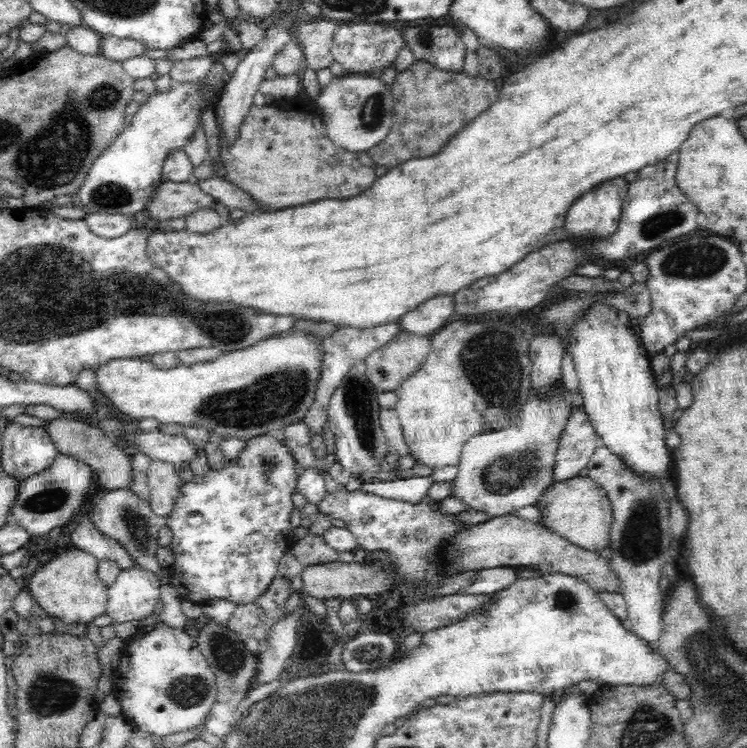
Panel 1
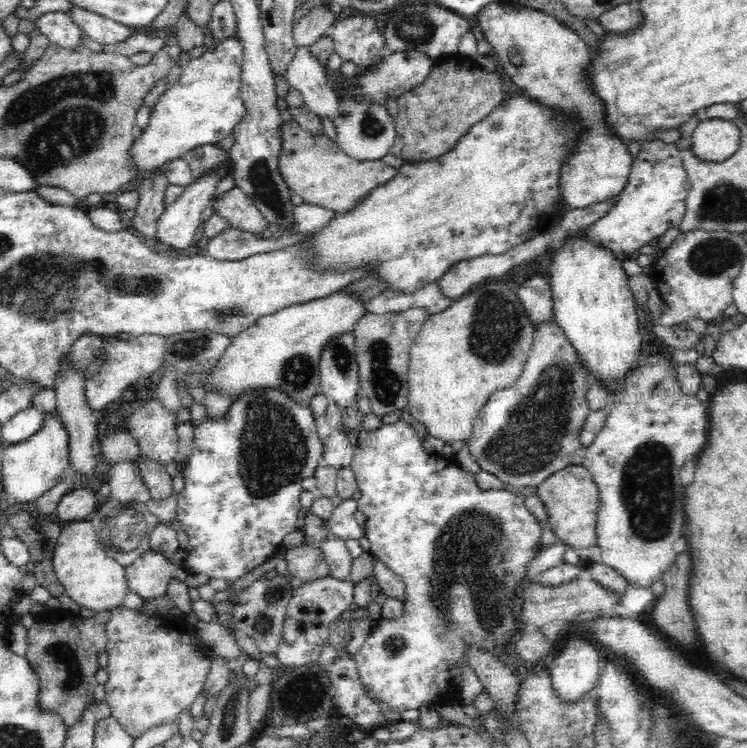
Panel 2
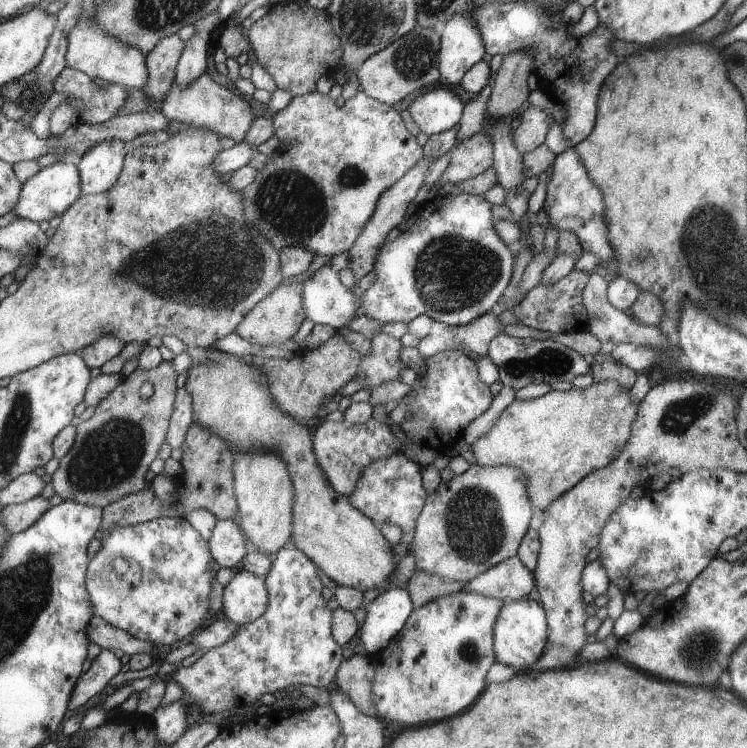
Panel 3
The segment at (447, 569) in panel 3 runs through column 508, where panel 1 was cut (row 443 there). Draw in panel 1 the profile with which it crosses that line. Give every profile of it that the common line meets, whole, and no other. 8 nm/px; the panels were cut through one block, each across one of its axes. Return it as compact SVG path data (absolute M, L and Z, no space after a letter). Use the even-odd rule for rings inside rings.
M555 382L555 387L543 393L532 391L520 406L517 415L506 427L483 429L471 435L463 446L458 471L452 483L449 496L462 500L470 510L486 512L491 518L512 514L524 506L536 505L545 490L551 486L555 454L564 425L572 413L572 407L566 402L566 389Z

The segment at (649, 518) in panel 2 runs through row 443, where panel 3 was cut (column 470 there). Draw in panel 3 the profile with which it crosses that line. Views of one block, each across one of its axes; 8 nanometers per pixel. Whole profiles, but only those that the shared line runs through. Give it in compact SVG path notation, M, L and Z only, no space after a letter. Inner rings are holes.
M460 590L446 596L440 596L420 608L414 608L400 634L398 642L390 642L384 650L373 656L375 677L372 696L376 708L375 716L386 724L400 724L400 728L420 728L430 722L440 722L460 714L470 702L484 690L486 672L494 664L496 652L494 624L501 610L506 606L502 598L486 594L476 594L472 590Z

